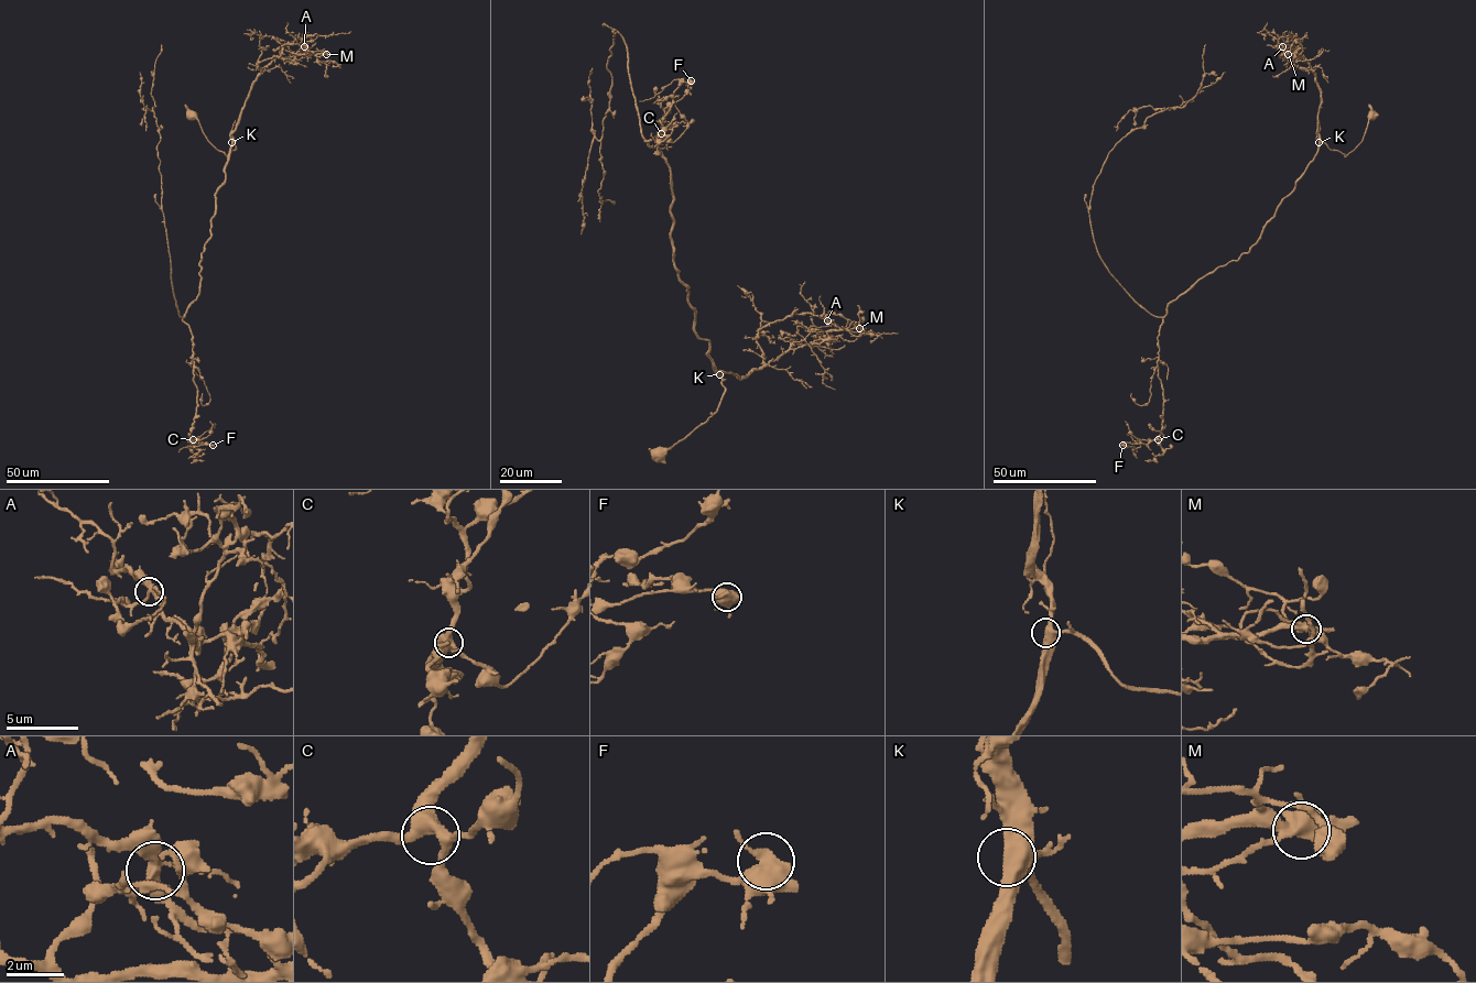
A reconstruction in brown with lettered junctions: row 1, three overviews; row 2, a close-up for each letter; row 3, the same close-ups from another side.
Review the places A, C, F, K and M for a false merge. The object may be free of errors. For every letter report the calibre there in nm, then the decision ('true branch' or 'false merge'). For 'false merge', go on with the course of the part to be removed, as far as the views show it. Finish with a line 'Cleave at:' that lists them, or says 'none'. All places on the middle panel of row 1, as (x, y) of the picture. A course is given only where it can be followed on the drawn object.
A: calibre 360 nm; true branch
C: calibre 440 nm; true branch
F: calibre 480 nm; true branch
K: calibre 480 nm; true branch
M: calibre 440 nm; false merge; course (859, 328), (816, 330), (824, 336), (832, 329), (847, 330)
Cleave at: M

